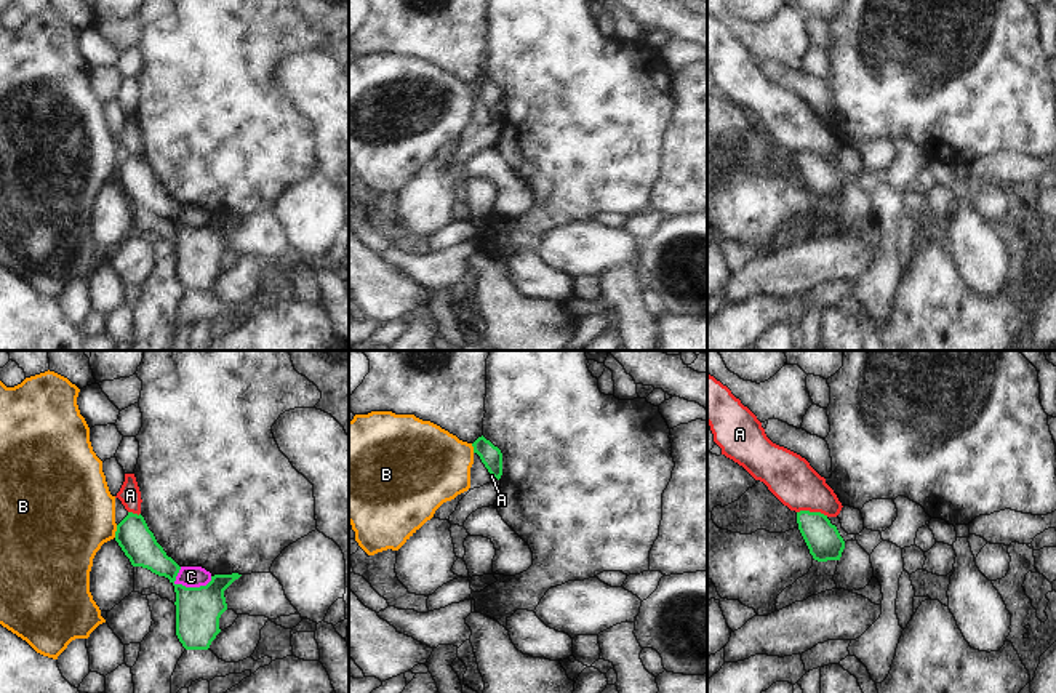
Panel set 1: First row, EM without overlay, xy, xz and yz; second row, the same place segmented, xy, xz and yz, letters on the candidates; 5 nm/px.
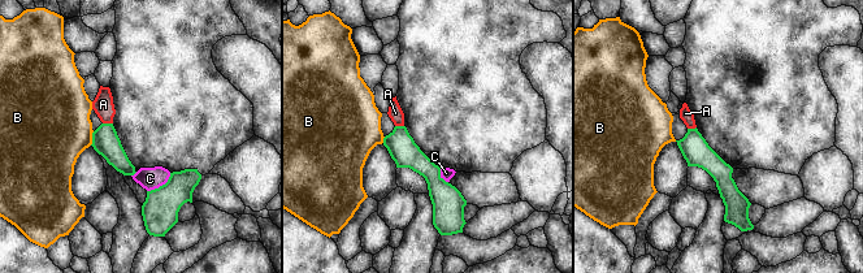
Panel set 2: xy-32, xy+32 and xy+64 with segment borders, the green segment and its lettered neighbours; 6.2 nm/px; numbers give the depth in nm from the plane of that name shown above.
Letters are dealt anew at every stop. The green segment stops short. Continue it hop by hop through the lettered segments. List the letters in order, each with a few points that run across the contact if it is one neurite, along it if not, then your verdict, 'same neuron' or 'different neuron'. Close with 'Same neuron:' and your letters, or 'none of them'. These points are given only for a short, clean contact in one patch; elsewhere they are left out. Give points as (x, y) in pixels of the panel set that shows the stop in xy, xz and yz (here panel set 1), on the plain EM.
A: line yz (797, 152), (820, 152), (828, 157); different neuron
B: different neuron
C: different neuron
Same neuron: none of them

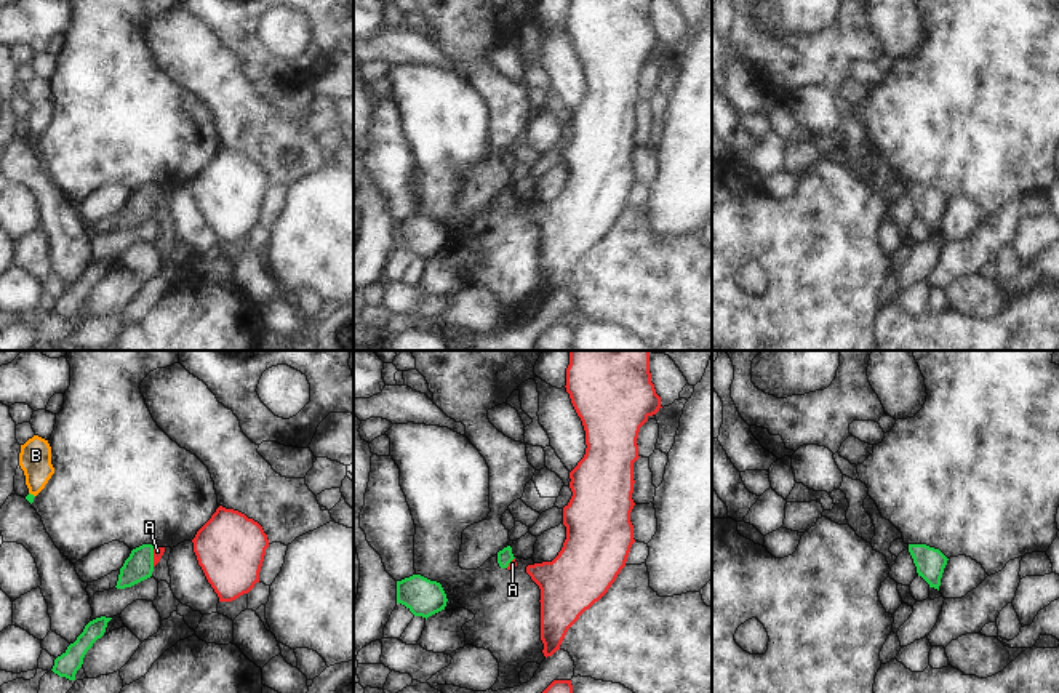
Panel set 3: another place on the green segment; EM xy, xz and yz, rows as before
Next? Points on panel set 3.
A: line xy (139, 207), (152, 197), (157, 192); same neuron
B: line xy (29, 133), (34, 138); different neuron
Same neuron: A

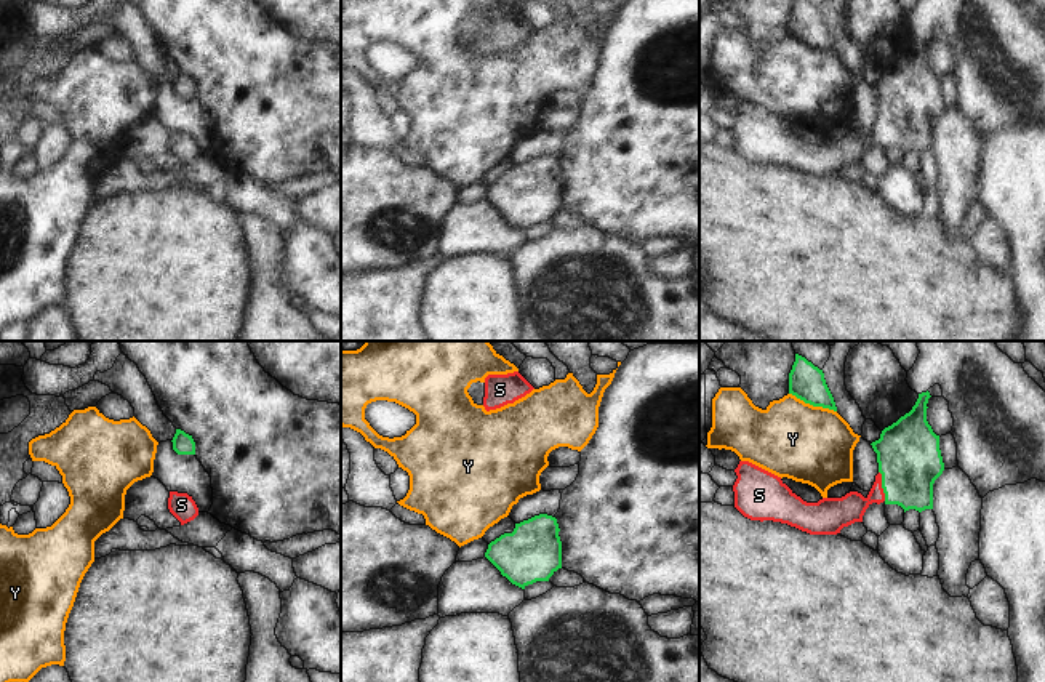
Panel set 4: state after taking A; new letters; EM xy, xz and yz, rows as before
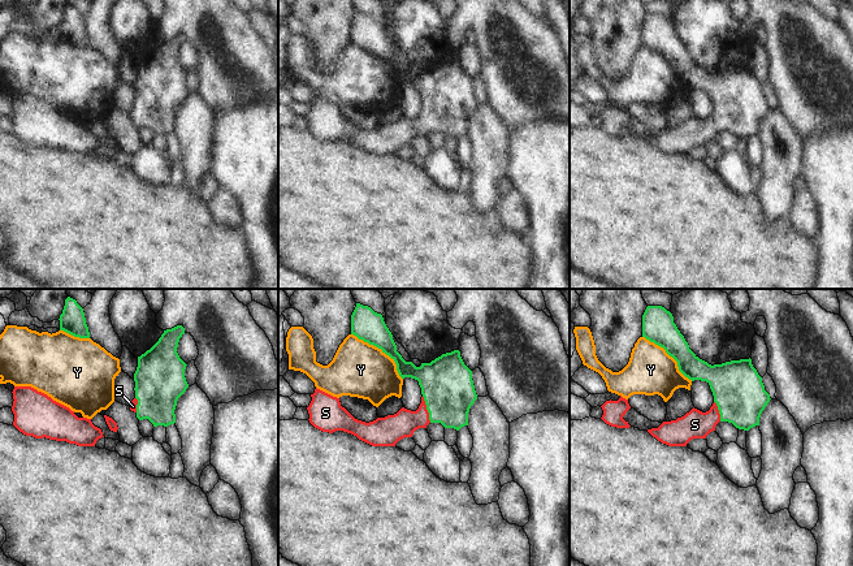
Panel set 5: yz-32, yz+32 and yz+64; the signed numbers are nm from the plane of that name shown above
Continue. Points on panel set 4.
S: line yz (909, 101), (882, 127), (869, 141), (844, 152); same neuron
Y: different neuron
Same neuron: S

